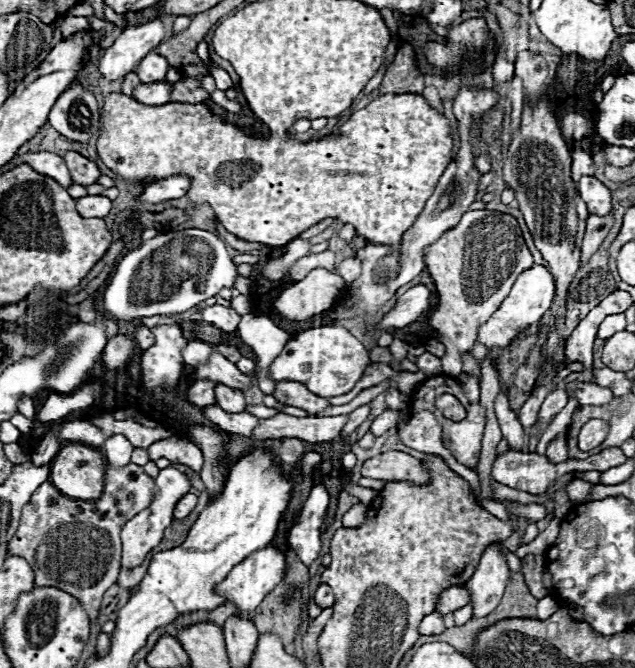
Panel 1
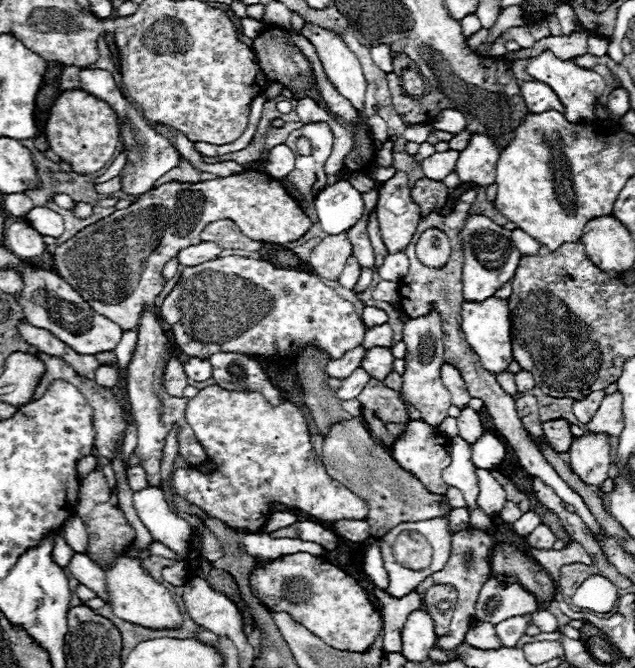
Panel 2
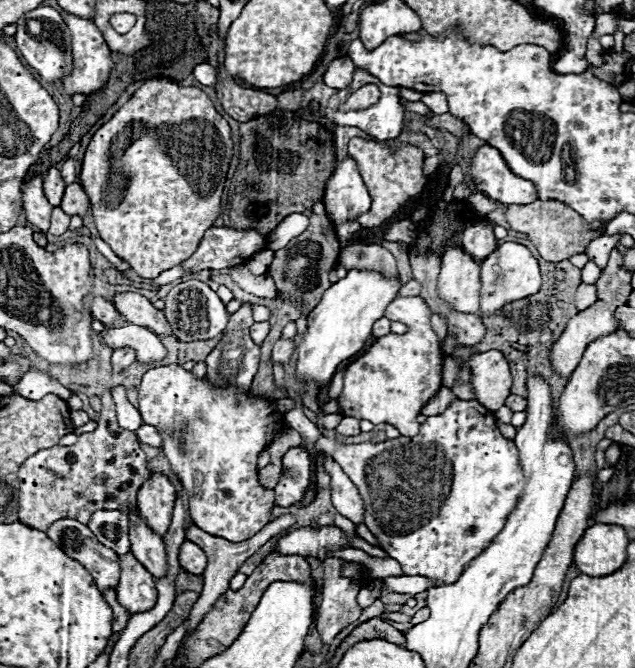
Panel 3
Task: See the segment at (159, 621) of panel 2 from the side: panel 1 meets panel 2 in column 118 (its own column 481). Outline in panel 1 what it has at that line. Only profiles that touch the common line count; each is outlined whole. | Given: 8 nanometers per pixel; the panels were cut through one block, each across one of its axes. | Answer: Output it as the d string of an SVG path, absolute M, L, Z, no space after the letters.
M490 544L482 558L480 558L480 564L478 564L478 570L472 574L472 578L464 584L470 594L472 594L472 618L484 618L488 616L502 600L502 594L504 594L504 588L506 584L510 582L510 570L508 570L508 564L500 552L500 544Z

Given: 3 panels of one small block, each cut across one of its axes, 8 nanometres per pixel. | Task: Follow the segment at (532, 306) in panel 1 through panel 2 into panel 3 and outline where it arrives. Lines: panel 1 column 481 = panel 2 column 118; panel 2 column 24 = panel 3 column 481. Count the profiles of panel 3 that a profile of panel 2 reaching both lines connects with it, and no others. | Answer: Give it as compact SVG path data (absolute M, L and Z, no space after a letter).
M504 242L500 244L490 256L484 258L480 264L480 316L494 316L500 312L506 304L516 302L520 298L532 296L542 286L542 276L536 258L530 254L530 250L516 242Z

